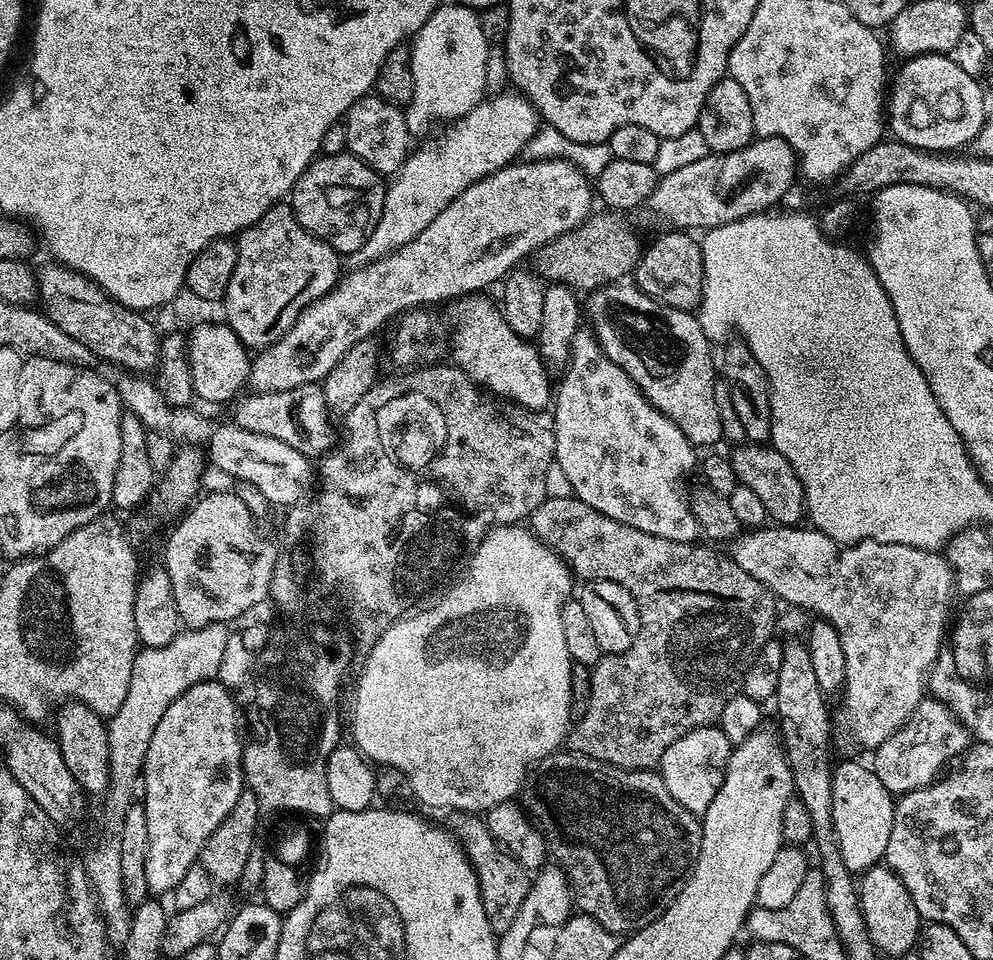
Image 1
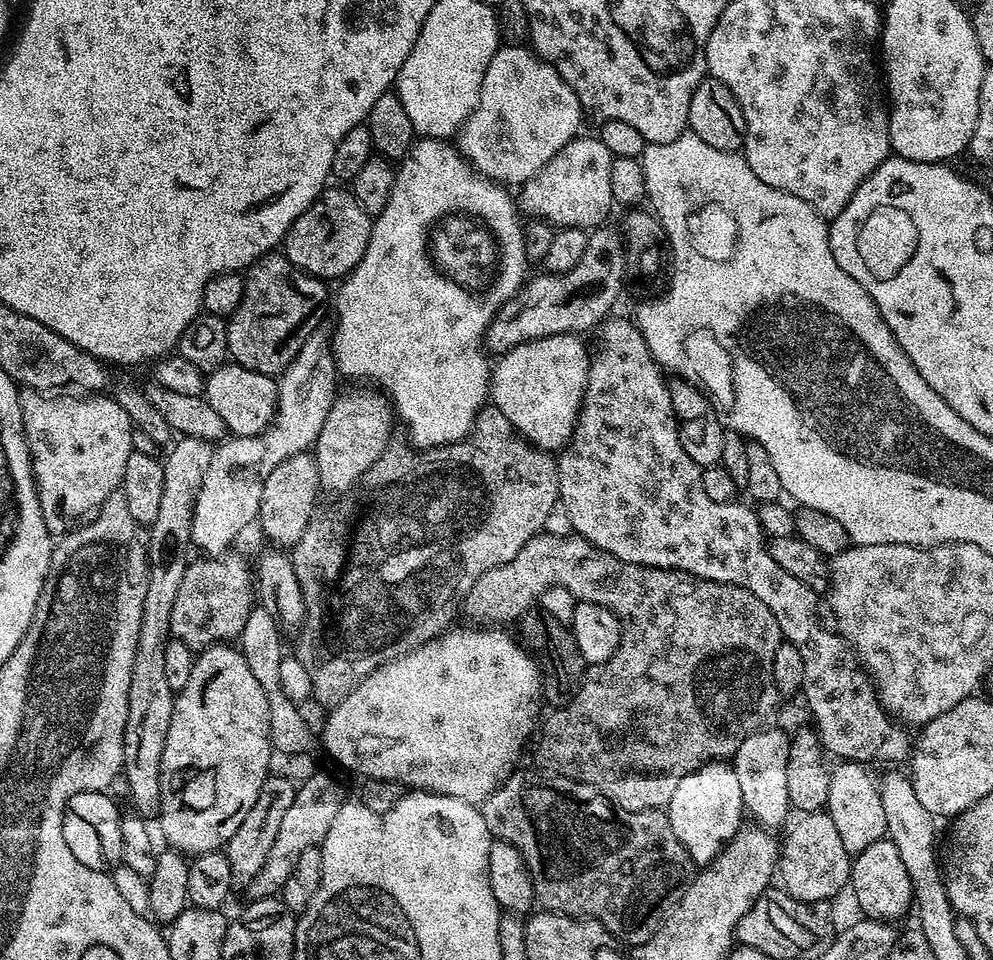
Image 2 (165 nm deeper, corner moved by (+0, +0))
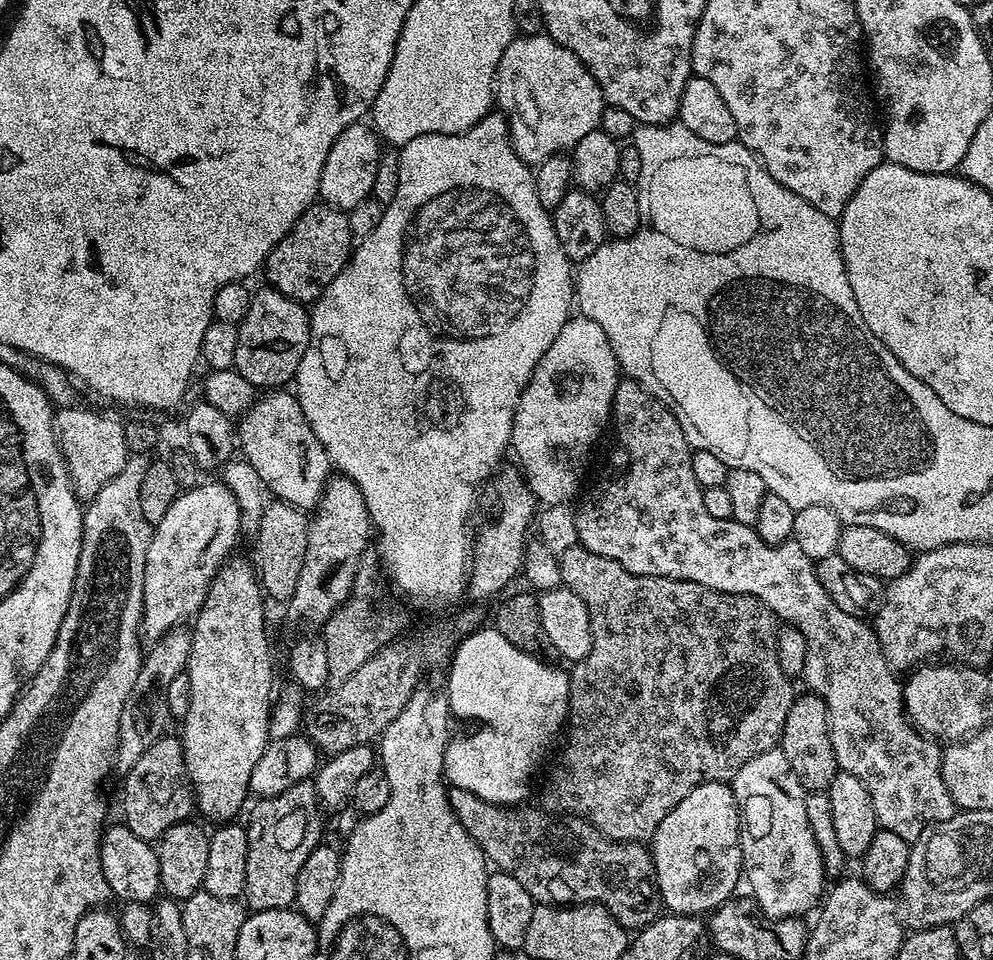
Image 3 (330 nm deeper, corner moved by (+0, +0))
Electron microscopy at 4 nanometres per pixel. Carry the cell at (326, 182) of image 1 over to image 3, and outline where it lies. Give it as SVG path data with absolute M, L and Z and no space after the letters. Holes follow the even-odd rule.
M317 202L302 213L292 231L282 238L282 242L278 242L278 246L272 248L264 261L262 272L268 275L267 283L286 294L286 298L315 302L344 269L353 247L354 237L347 215L338 208L331 208L329 204Z

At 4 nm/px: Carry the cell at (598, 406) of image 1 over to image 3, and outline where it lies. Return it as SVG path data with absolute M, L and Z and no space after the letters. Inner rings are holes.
M629 378L621 379L616 387L610 421L612 449L604 460L600 477L593 482L588 493L585 491L579 497L580 505L574 508L579 547L618 562L630 570L630 574L689 580L719 592L753 596L775 614L777 621L800 628L802 638L806 638L806 666L802 680L808 683L809 693L826 702L837 767L853 774L866 786L874 802L877 825L911 844L928 827L952 817L956 803L941 776L941 745L922 736L907 720L904 689L901 681L896 681L897 673L882 654L875 627L861 617L846 614L846 610L842 610L838 602L822 590L816 565L802 554L798 542L790 539L770 545L756 533L755 527L733 519L713 518L708 513L702 503L704 489L698 478L694 478L693 449L686 442L686 434L675 411L668 406L663 408L648 390L645 385Z

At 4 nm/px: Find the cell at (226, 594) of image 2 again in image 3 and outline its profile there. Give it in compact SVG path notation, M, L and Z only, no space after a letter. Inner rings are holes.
M177 626L162 639L155 641L152 648L143 653L138 678L134 681L134 687L130 689L130 695L126 698L126 706L122 706L122 714L118 722L118 746L116 747L115 767L127 770L146 754L146 750L165 735L170 715L166 702L166 690L173 678L185 671L190 658L190 646L192 645L192 633L187 627Z

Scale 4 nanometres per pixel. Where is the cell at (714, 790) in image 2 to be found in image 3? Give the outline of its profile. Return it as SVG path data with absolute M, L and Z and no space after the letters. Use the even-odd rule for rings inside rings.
M715 780L709 784L700 784L694 790L690 790L690 794L686 794L686 798L682 802L678 802L678 806L674 806L674 810L670 810L670 814L666 814L666 818L662 818L659 832L655 832L651 838L650 851L652 853L653 866L656 867L656 885L659 888L663 907L669 913L678 916L700 916L701 914L711 913L719 908L721 904L733 899L735 892L732 891L735 890L736 883L739 880L741 883L742 880L744 855L740 844L740 807L736 805L736 796L732 793L731 787L727 783Z

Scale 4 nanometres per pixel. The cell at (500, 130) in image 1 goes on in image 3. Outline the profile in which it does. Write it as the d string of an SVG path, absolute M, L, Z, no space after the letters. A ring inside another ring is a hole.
M547 34L537 36L517 35L506 46L498 62L494 85L494 104L508 124L508 137L521 160L529 166L537 166L551 156L559 156L576 147L586 134L597 131L606 107L606 101L594 74L578 58L570 54L566 46L558 46Z

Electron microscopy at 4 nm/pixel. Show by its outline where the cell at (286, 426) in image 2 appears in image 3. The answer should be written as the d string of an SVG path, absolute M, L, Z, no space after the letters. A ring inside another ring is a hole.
M201 482L197 488L181 491L162 522L154 525L150 550L146 550L144 613L140 619L145 641L158 641L170 629L183 625L187 616L195 617L220 565L233 555L232 547L241 536L239 507L227 485Z

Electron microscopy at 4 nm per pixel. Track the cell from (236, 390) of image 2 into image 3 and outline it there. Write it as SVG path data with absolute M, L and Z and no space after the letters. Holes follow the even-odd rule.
M268 390L252 403L238 420L238 448L277 501L301 510L315 509L330 479L328 455L291 391Z

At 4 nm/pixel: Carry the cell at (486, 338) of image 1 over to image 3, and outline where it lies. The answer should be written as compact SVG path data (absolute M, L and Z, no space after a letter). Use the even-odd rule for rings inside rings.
M579 314L569 318L562 330L558 330L558 338L550 342L550 350L546 350L546 354L538 362L530 382L524 385L520 400L516 403L512 427L511 451L516 451L516 456L520 459L519 471L541 505L568 504L571 496L575 497L581 491L580 479L588 464L588 451L595 446L596 439L603 432L605 435L609 427L614 394L621 379L622 369L602 326Z

